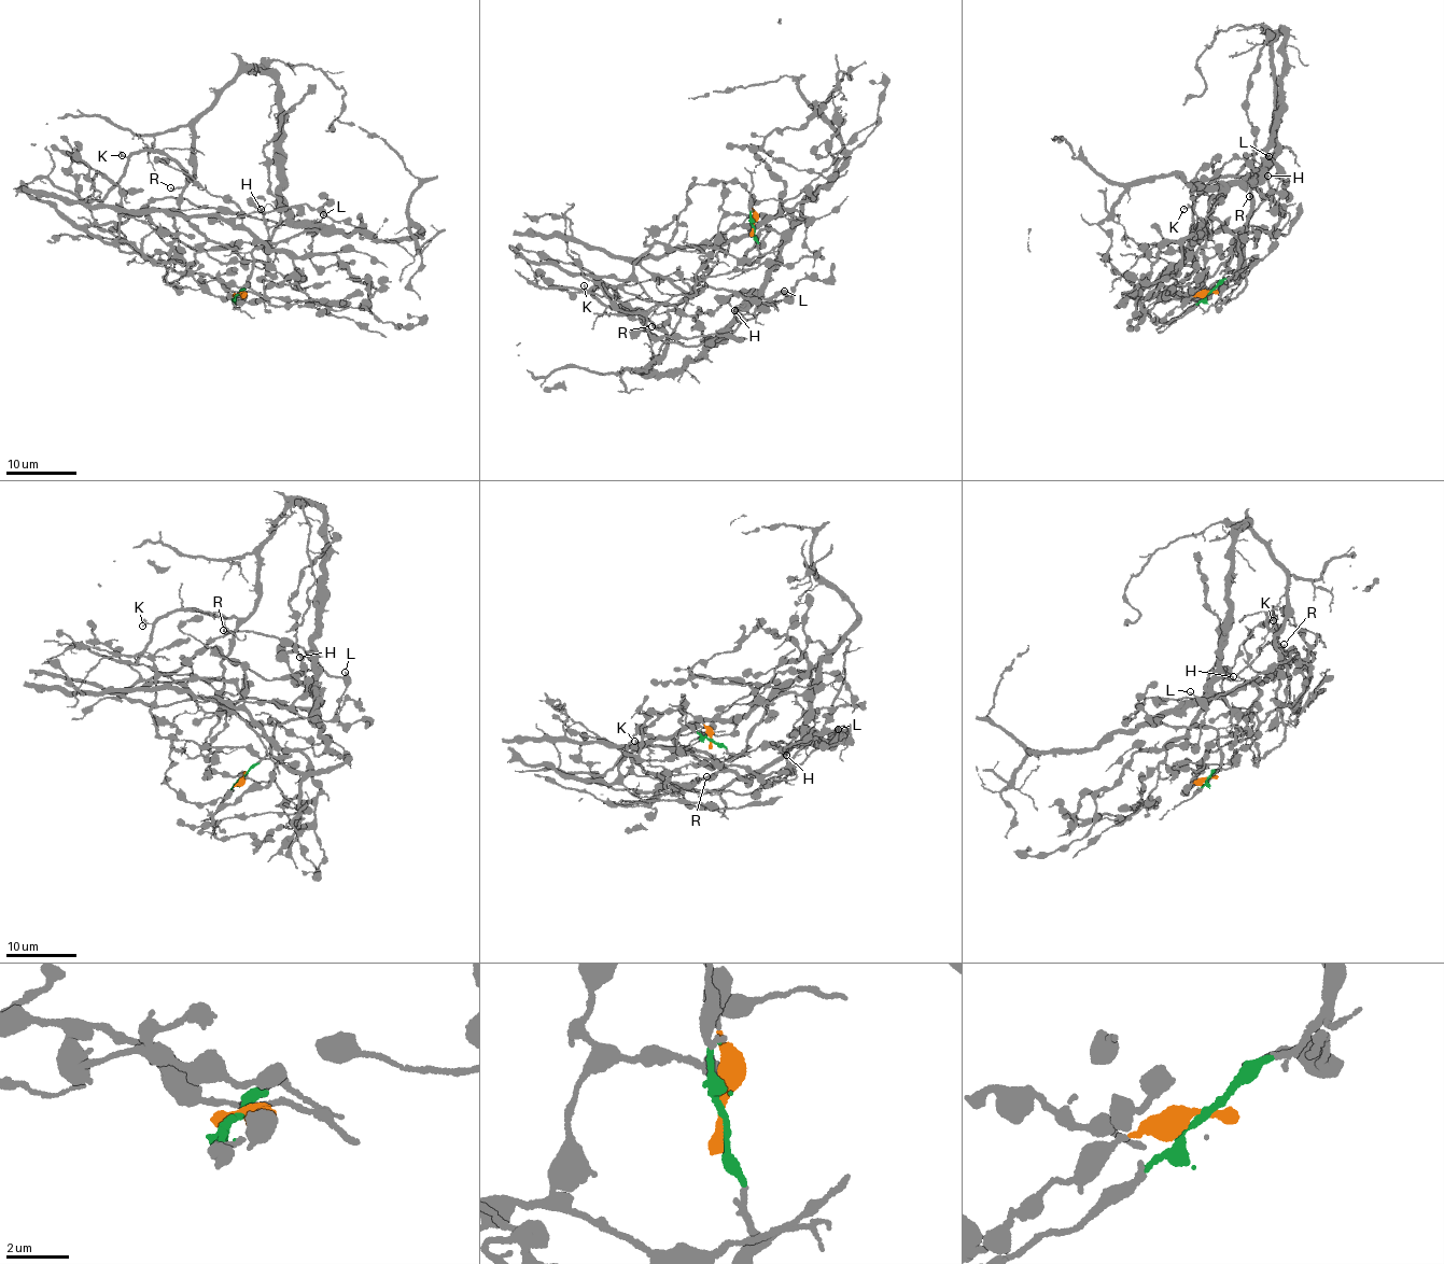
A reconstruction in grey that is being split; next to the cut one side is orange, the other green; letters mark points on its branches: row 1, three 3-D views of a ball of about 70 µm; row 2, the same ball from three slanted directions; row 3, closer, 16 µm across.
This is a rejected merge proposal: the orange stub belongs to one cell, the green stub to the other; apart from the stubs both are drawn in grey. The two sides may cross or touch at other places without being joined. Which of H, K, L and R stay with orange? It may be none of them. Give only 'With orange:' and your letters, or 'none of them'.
With orange: L

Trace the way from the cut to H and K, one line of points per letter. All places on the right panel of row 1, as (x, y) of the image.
H: (1210, 291), (1237, 268), (1238, 238), (1209, 215), (1210, 199), (1231, 186), (1245, 187), (1264, 166), (1267, 177)
K: (1210, 291), (1237, 268), (1238, 238), (1210, 199), (1260, 176), (1284, 32), (1274, 163), (1183, 209)

